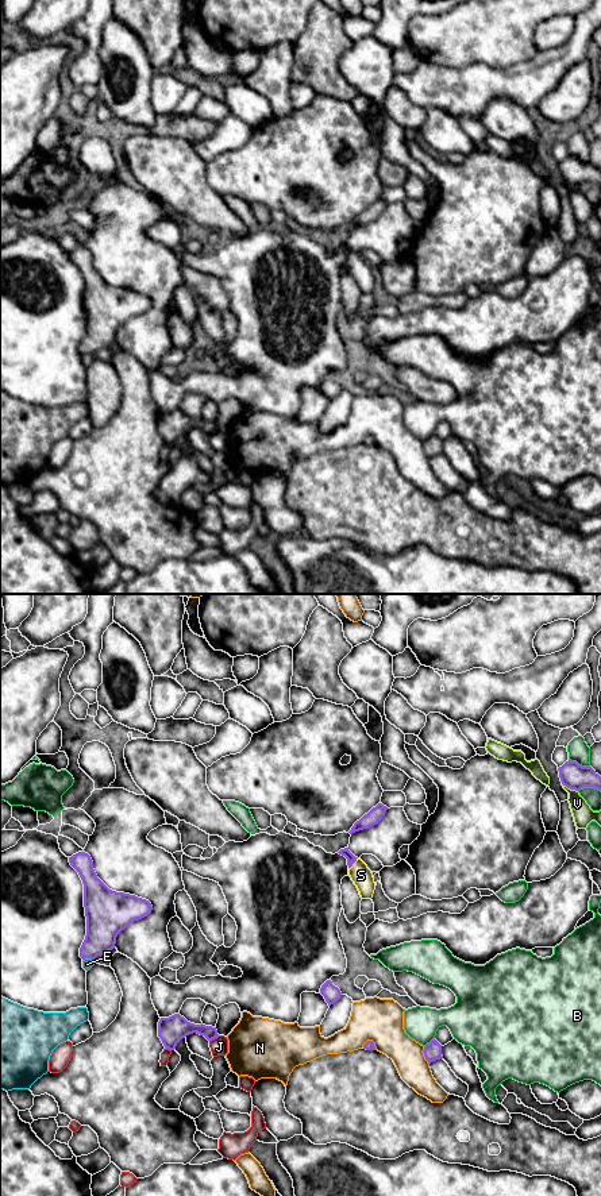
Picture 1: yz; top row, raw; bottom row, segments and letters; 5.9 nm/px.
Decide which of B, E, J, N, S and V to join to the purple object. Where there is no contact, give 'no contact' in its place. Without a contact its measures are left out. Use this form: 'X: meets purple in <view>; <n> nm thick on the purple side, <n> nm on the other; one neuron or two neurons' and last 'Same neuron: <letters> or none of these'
B: meets purple in yz; 160 nm thick on the purple side, 130 nm on the other; two neurons
E: meets purple in yz; 220 nm thick on the purple side, 60 nm on the other; two neurons
J: meets purple in yz; 160 nm thick on the purple side, 110 nm on the other; two neurons
N: meets purple in yz; 110 nm thick on the purple side, 200 nm on the other; two neurons
S: meets purple in yz; 60 nm thick on the purple side, 120 nm on the other; one neuron
V: meets purple in yz; 160 nm thick on the purple side, 120 nm on the other; two neurons
Same neuron: S

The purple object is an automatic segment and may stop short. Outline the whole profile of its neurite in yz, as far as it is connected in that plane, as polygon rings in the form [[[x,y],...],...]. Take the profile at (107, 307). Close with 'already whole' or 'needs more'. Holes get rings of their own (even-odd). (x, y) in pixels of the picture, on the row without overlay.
[[[85,247],[69,252],[84,279],[86,331],[80,343],[82,355],[95,355],[115,343],[117,329],[131,317],[147,312],[153,301],[135,290],[109,285],[96,270],[93,256]]]; already whole

